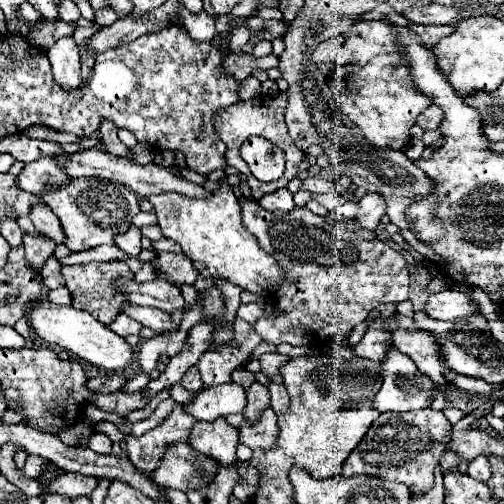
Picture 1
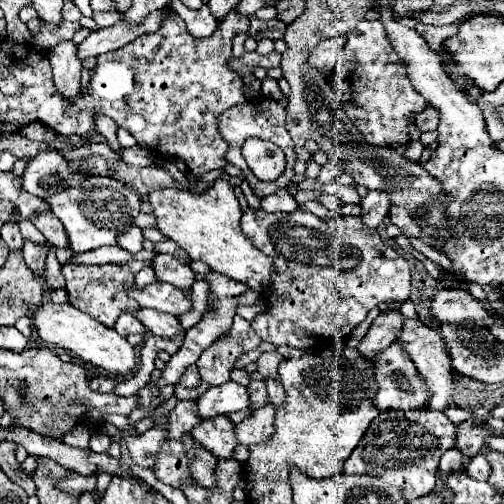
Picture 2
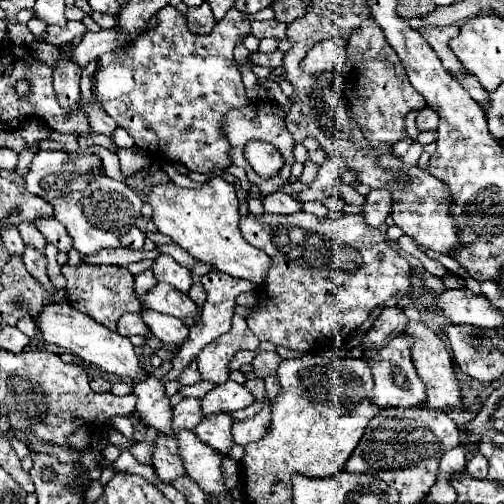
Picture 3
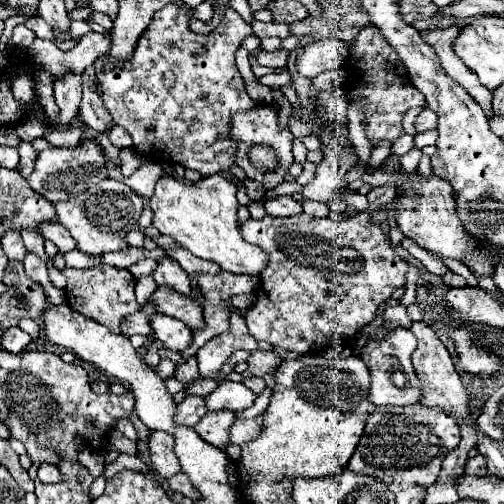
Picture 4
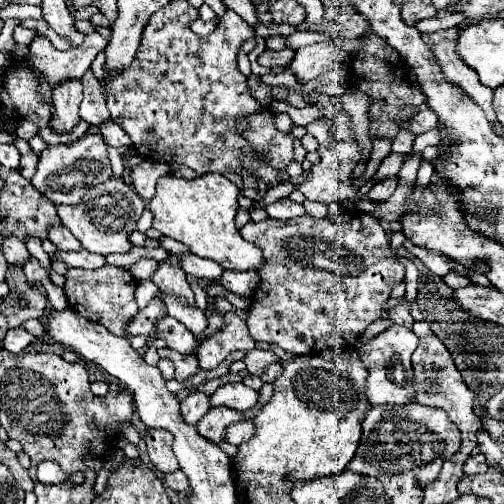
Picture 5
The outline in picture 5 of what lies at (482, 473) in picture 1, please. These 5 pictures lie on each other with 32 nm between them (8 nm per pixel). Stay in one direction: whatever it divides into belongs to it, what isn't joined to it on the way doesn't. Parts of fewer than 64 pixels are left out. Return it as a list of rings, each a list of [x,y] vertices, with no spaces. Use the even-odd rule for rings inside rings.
[[[484,454],[470,456],[464,462],[464,474],[480,474],[480,472],[486,472],[486,470],[488,470],[488,462],[486,462]]]

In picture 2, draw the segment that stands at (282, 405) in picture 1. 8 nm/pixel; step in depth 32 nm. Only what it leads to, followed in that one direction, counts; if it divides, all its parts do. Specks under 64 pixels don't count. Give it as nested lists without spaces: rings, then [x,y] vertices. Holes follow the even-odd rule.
[[[266,378],[266,390],[268,390],[268,398],[270,398],[270,402],[272,402],[274,406],[282,402],[282,398],[284,398],[284,388],[282,388],[282,384],[280,384],[278,380]]]

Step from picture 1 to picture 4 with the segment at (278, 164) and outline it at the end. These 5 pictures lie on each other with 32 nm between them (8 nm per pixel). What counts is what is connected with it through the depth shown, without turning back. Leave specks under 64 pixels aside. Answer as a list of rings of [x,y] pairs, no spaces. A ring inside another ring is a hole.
[[[252,146],[250,148],[250,160],[258,170],[276,168],[276,156],[274,156],[272,148],[266,148],[266,146]]]

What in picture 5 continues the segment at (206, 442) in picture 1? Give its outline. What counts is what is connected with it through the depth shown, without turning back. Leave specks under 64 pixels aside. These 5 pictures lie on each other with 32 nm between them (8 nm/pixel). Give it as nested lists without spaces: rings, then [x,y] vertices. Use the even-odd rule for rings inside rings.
[[[220,406],[220,408],[210,408],[204,418],[196,424],[196,428],[200,430],[202,436],[206,436],[208,440],[216,442],[224,438],[224,428],[242,420],[242,414],[232,410],[232,408],[226,408],[226,406]]]

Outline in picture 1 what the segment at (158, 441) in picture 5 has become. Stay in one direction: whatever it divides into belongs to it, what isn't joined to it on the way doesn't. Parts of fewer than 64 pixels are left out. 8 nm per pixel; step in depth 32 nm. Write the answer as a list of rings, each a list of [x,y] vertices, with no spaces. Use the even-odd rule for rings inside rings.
[[[170,444],[164,448],[164,456],[154,472],[154,482],[182,492],[188,488],[202,488],[204,480],[196,476],[196,464],[200,464],[200,460],[202,456],[192,452],[188,444]]]

